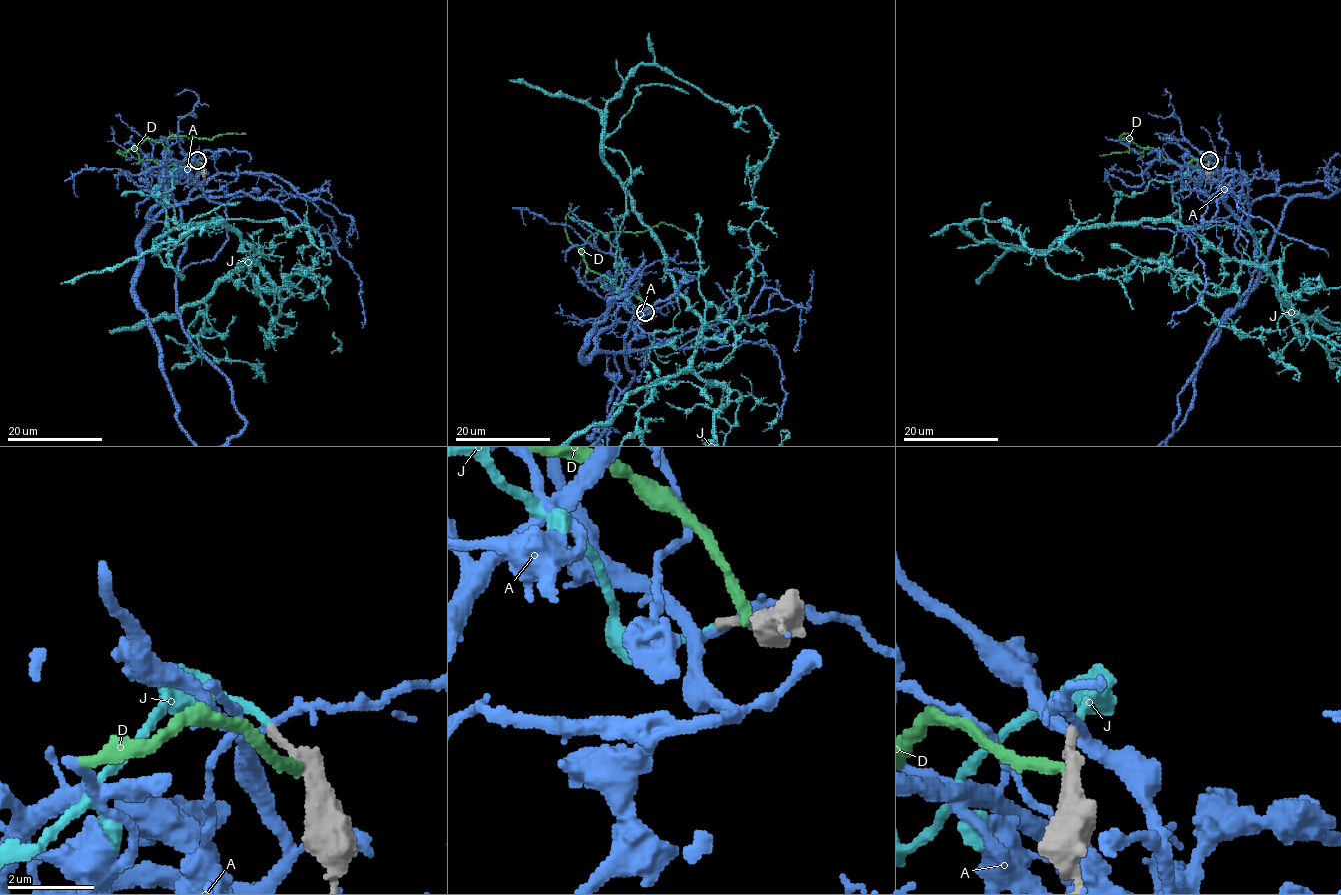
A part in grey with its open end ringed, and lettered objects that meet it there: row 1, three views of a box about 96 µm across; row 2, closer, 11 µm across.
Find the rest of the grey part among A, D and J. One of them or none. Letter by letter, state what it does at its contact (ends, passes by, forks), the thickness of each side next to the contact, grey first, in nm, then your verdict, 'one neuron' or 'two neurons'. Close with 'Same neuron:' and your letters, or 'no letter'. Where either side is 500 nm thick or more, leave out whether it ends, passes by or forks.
A: it forks | 200/240 nm | two neurons
D: 500/280 nm | two neurons
J: it ends | 200/190 nm | one neuron
Same neuron: J

